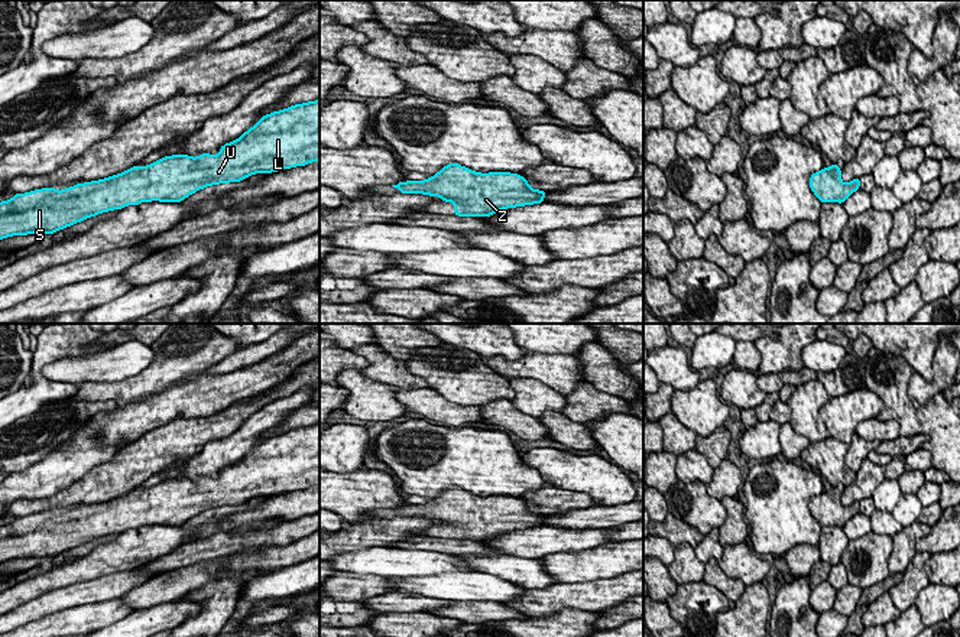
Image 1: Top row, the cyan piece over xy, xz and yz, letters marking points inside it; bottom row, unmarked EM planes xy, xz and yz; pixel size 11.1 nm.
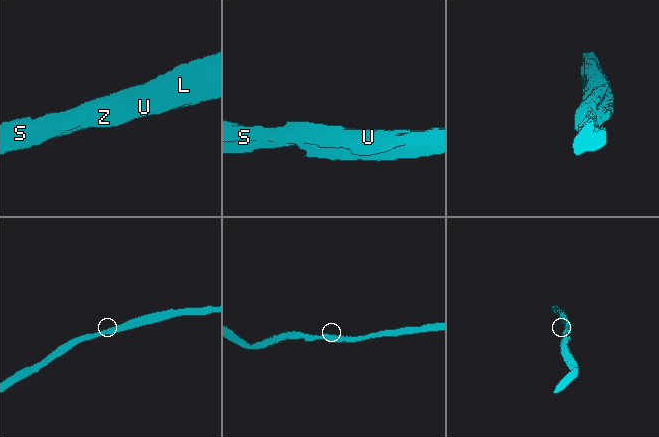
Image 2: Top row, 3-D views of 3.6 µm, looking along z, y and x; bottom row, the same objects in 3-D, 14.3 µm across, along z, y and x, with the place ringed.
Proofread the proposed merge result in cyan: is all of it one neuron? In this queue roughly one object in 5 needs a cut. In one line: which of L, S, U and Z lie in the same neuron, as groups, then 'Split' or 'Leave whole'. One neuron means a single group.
Groups: L S U Z. Leave whole

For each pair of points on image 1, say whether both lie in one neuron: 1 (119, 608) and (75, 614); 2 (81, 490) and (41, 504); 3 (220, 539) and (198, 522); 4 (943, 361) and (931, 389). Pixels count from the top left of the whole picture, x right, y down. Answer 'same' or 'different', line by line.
1: same
2: same
3: different
4: same

